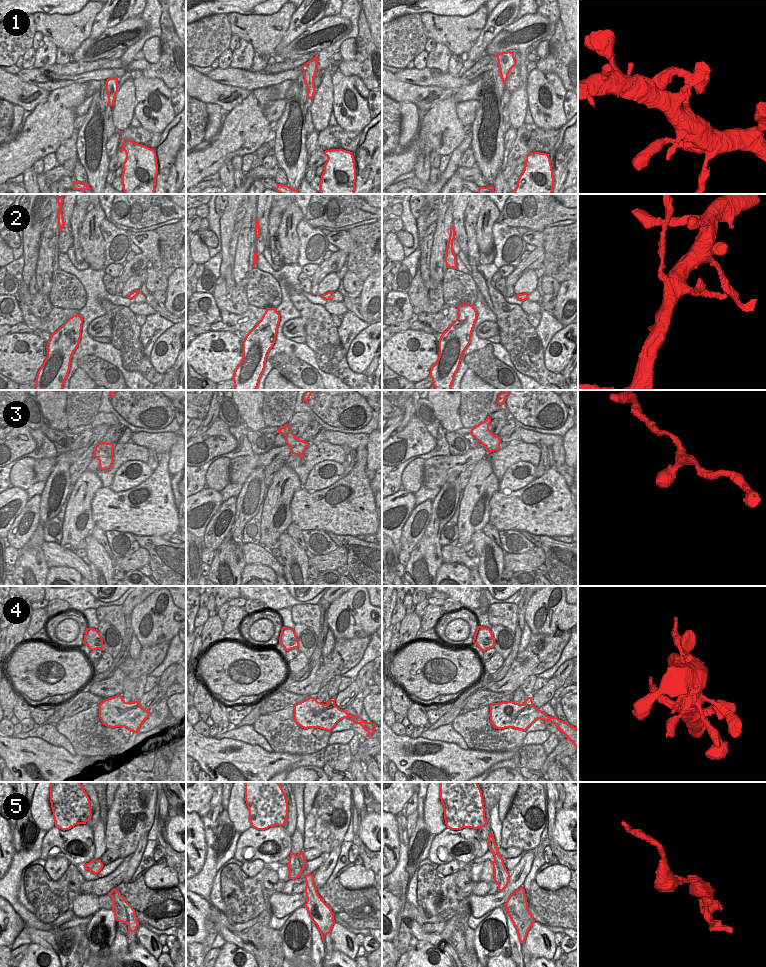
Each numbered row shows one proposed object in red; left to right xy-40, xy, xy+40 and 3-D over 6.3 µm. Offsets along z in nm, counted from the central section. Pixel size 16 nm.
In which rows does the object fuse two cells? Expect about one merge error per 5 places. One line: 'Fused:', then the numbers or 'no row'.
Fused: 2, 5

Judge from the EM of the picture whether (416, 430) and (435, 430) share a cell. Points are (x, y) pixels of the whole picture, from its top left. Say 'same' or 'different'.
different

